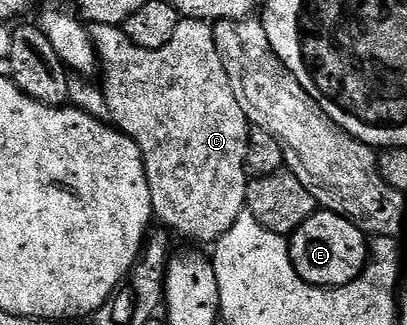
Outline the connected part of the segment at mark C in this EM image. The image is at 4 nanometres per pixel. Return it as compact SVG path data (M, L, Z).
M194 19L180 20L177 31L173 31L173 39L165 43L165 47L160 49L146 49L137 47L125 36L122 28L117 25L91 25L89 32L91 41L95 45L95 56L97 58L98 68L103 69L103 83L101 90L105 103L109 107L109 115L116 129L122 131L137 147L143 156L145 163L145 175L149 179L149 195L153 199L153 211L155 212L154 220L159 221L172 234L180 233L183 237L188 237L191 241L208 241L214 243L237 223L237 219L245 212L247 203L247 182L249 174L247 172L247 142L249 140L249 122L245 111L237 103L233 95L233 87L229 87L229 75L225 75L225 67L221 63L221 55L217 55L217 43L215 42L215 30L208 22L197 21Z

